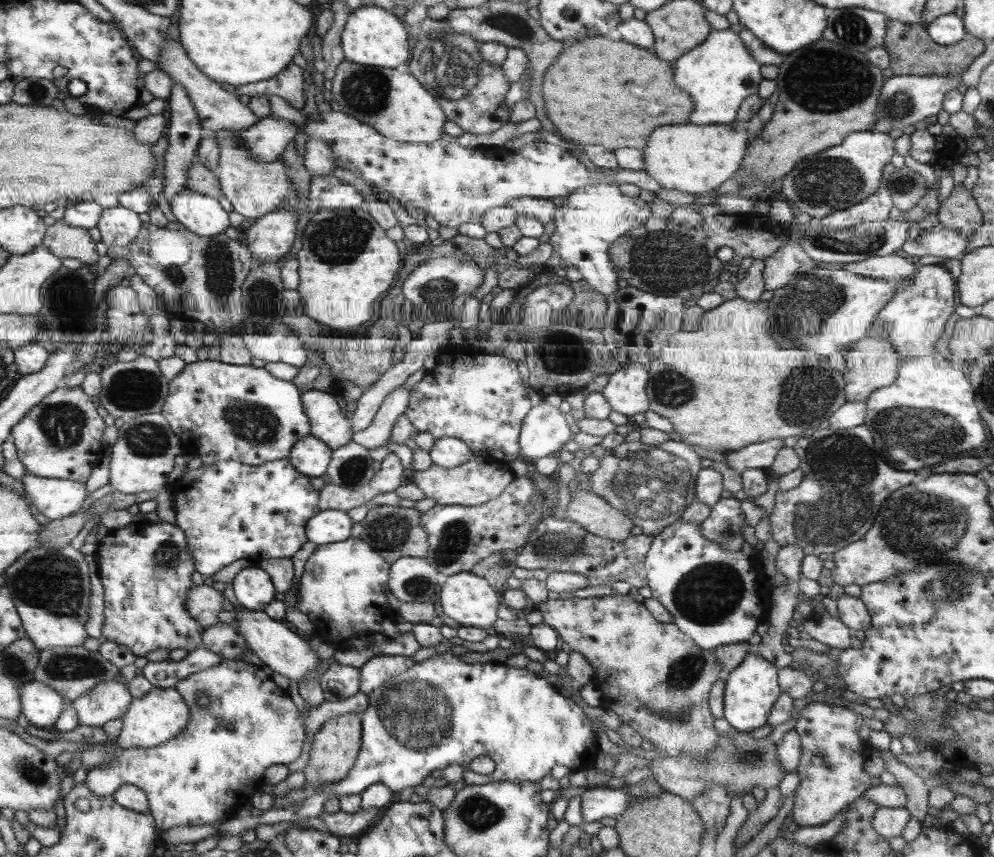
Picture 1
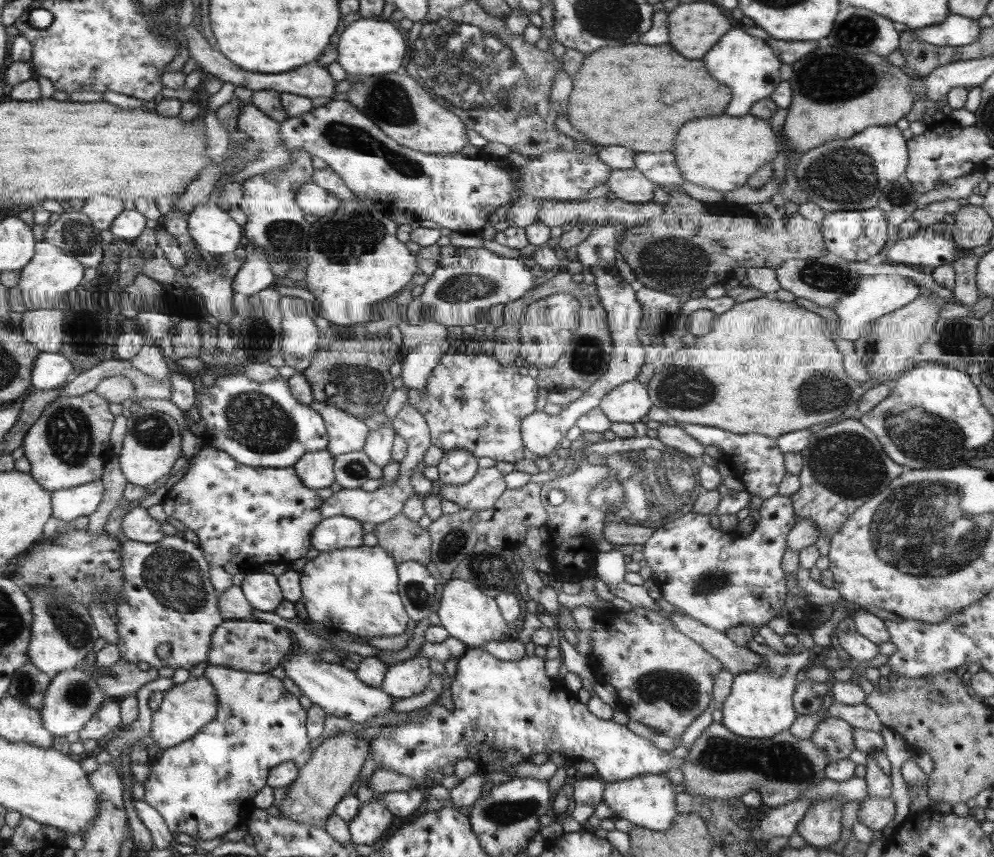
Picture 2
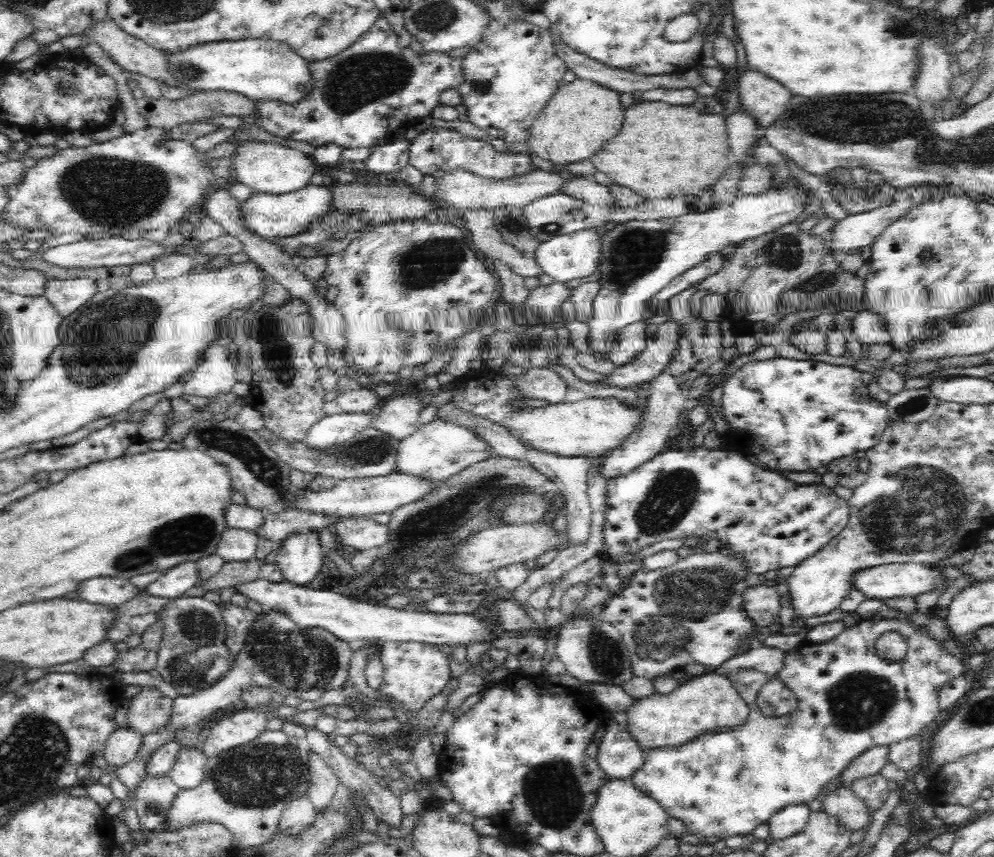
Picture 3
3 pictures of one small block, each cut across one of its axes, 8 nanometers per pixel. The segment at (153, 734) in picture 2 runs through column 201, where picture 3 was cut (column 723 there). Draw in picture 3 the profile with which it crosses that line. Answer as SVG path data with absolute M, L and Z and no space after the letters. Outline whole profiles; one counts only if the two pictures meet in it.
M711 671L678 684L670 694L654 693L638 698L624 711L625 729L645 751L680 746L714 728L736 728L747 720L748 715L747 703L736 693L730 681Z

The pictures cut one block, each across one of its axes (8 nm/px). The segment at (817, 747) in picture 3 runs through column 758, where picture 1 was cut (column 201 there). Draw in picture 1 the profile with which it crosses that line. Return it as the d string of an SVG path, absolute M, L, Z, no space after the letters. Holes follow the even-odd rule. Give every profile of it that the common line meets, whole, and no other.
M225 659L218 660L211 668L189 674L174 686L191 711L188 724L181 733L155 748L121 750L111 763L88 772L85 783L89 790L103 797L114 796L123 785L136 786L145 793L148 812L162 829L212 825L217 821L235 819L234 810L248 806L251 796L262 784L264 770L277 765L286 766L299 758L305 740L299 710L293 706L287 692L275 686L269 678L258 666ZM199 693L204 693L209 701L206 709L196 703Z

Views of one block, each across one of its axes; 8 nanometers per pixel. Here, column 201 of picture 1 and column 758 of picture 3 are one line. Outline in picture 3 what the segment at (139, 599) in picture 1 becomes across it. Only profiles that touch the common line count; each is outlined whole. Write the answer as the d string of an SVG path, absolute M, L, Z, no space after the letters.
M718 552L710 553L710 556L694 553L692 558L684 562L678 559L678 564L660 570L638 570L628 586L611 595L599 609L598 618L610 623L620 633L621 642L629 652L632 675L652 680L654 676L668 676L670 670L683 669L688 662L703 664L711 671L738 655L740 650L763 645L761 629L744 615L742 596L748 586L740 580L741 576L747 575L746 562L742 563L744 568Z

